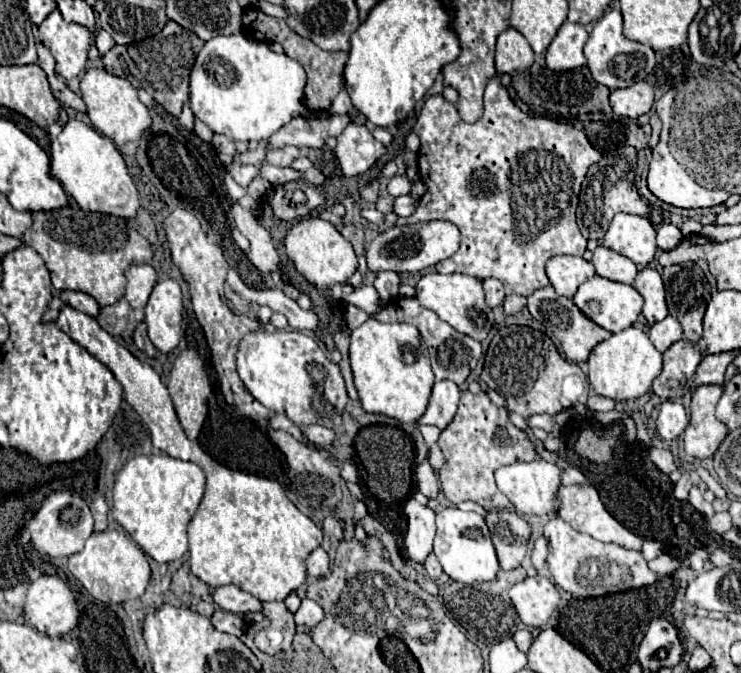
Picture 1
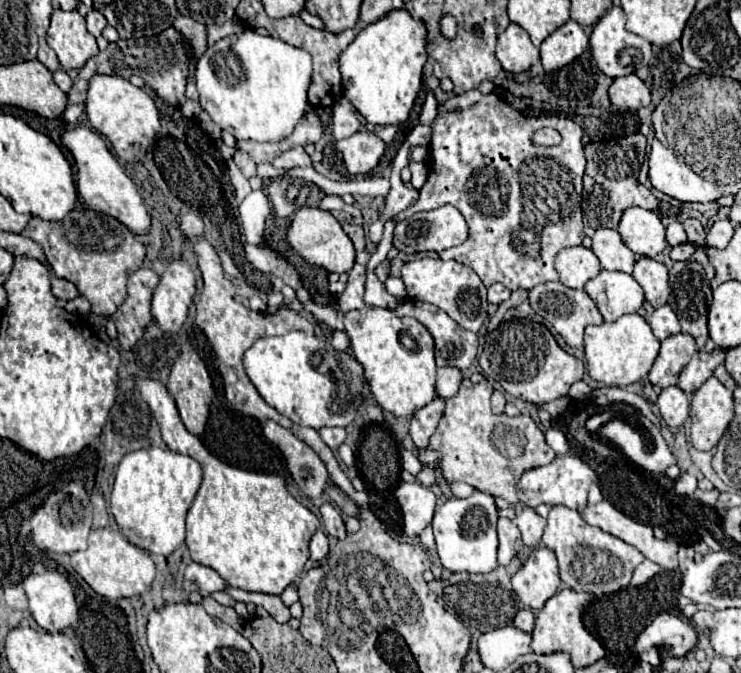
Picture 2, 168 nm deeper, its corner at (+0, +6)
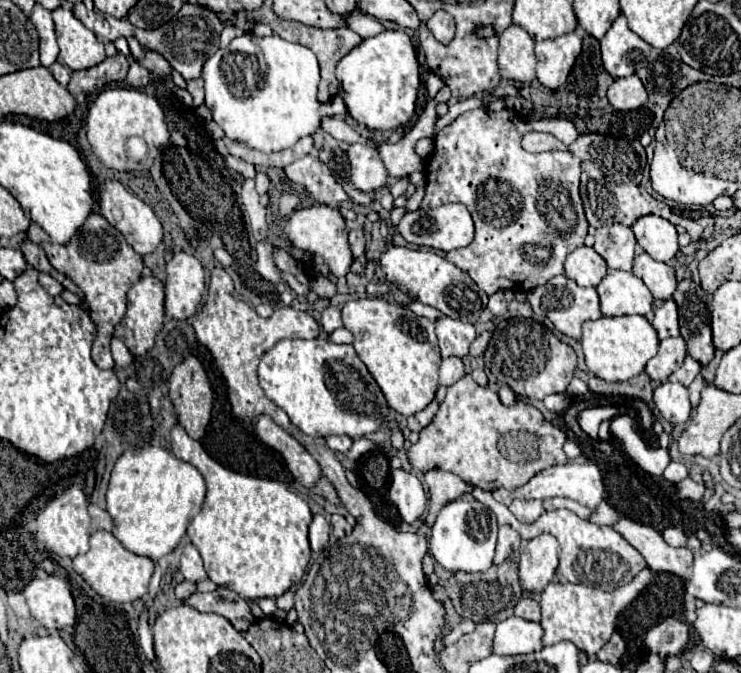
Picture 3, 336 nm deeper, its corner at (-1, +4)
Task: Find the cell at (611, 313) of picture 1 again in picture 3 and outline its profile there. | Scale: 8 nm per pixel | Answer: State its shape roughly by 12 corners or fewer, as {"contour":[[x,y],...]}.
{"contour":[[632,272],[596,286],[604,316],[650,314],[652,294]]}

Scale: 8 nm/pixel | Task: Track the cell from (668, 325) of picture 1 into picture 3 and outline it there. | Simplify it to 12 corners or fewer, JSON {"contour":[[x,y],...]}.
{"contour":[[674,300],[654,310],[652,326],[658,338],[680,336]]}

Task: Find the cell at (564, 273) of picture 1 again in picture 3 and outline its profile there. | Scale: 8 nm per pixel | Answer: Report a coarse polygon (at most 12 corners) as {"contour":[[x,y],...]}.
{"contour":[[580,246],[564,262],[566,276],[584,288],[608,274],[594,248]]}

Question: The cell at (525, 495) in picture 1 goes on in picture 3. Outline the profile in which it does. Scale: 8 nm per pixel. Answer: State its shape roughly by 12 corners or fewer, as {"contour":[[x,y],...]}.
{"contour":[[581,455],[538,472],[514,496],[552,496],[596,508],[605,498],[596,463]]}

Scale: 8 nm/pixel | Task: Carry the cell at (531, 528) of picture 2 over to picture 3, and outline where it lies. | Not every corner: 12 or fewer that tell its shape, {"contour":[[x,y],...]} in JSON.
{"contour":[[514,500],[510,512],[518,522],[532,524],[542,516],[540,500]]}

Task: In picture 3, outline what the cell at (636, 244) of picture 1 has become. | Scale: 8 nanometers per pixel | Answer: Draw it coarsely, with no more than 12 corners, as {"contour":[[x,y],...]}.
{"contour":[[660,216],[632,224],[638,244],[658,262],[678,252],[676,228]]}

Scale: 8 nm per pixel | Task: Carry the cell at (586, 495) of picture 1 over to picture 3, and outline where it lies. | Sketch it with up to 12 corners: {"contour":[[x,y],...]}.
{"contour":[[620,518],[614,530],[638,548],[653,574],[690,580],[692,552],[652,526]]}

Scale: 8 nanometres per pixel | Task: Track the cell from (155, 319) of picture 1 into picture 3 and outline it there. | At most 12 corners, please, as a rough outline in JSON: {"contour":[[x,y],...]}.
{"contour":[[186,252],[166,264],[166,316],[188,320],[204,292],[204,270]]}

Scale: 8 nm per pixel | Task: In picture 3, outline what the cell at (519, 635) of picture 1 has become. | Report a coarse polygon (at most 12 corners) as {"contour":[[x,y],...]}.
{"contour":[[522,598],[514,614],[538,622],[540,606],[534,598]]}

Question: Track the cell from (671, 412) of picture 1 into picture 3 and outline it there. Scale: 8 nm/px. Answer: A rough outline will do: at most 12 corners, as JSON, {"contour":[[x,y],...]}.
{"contour":[[682,384],[656,386],[654,404],[670,424],[692,412]]}

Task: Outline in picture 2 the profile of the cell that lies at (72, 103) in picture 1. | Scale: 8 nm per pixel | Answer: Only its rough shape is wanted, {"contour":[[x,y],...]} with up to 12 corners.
{"contour":[[65,70],[53,72],[53,80],[63,92],[69,92],[73,80]]}

